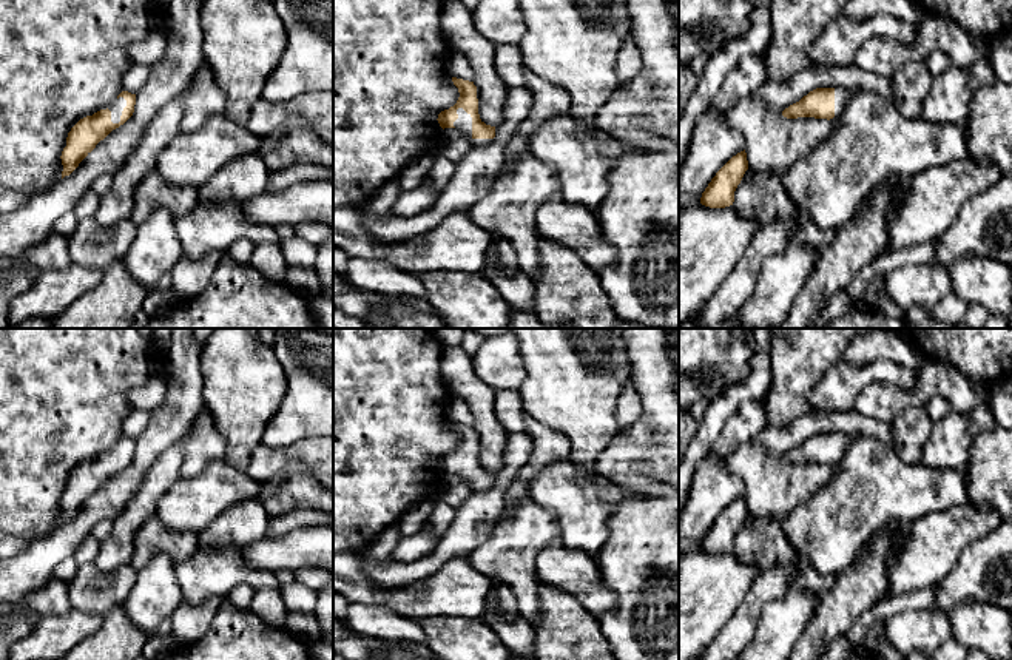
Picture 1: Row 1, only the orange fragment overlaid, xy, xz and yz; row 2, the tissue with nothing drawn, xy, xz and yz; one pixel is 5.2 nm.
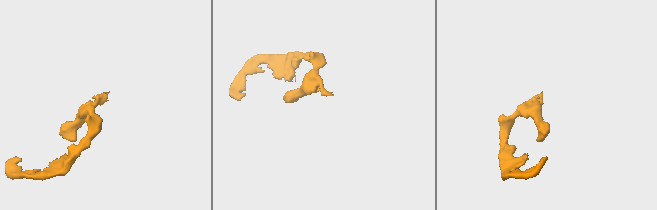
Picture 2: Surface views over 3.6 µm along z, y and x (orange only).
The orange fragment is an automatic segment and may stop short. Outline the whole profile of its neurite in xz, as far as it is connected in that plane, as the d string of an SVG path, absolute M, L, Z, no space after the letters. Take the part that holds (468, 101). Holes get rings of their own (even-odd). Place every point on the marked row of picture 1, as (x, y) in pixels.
M452 77L460 97L454 106L438 114L444 128L457 128L471 137L474 146L489 145L495 137L495 126L486 125L478 114L477 86L474 82Z

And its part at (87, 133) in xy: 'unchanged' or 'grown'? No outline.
grown

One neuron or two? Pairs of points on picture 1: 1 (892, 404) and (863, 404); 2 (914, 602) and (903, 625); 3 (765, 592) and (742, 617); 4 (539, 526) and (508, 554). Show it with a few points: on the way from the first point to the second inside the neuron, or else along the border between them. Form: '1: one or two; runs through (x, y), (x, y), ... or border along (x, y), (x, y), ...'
1: one; runs through (884, 404), (870, 404)
2: two; border along (929, 608), (897, 612), (884, 622)
3: one; runs through (759, 599), (748, 611)
4: one; runs through (531, 531), (516, 546)

